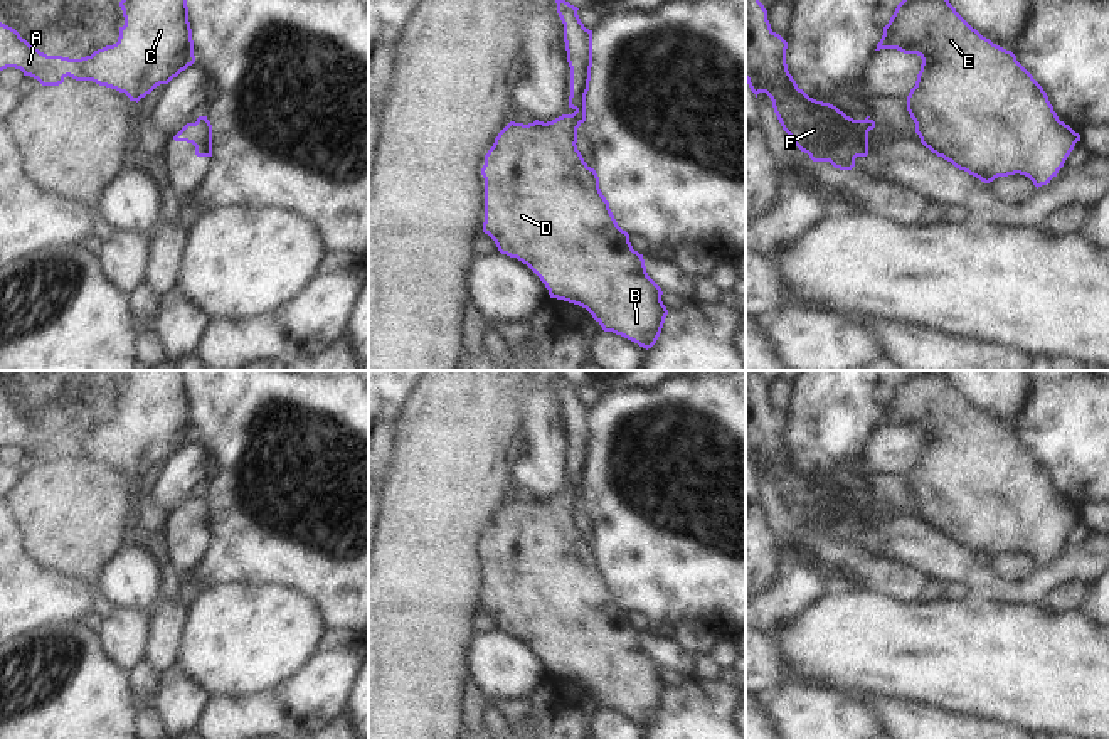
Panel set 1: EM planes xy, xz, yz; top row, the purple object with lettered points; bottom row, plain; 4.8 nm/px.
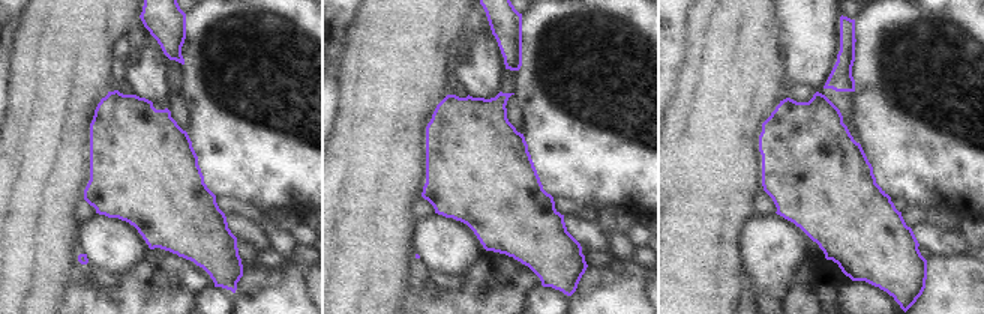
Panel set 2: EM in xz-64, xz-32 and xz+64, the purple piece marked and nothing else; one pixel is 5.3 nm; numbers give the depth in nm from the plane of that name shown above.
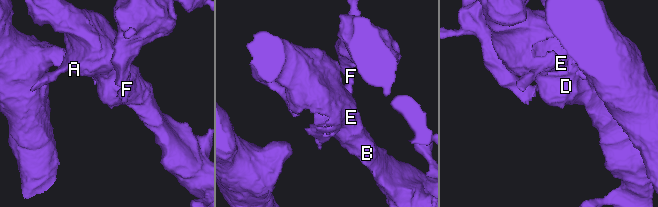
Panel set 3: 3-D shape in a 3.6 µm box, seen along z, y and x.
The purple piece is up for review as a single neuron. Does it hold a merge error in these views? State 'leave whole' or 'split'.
split

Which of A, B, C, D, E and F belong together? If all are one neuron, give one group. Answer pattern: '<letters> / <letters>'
A B C D E / F

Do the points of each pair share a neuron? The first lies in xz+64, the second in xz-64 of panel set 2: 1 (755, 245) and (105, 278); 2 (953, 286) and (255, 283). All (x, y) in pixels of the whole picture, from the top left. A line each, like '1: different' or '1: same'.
1: different
2: same

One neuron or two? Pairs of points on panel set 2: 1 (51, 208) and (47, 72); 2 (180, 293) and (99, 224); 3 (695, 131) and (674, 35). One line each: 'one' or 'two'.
1: one
2: two
3: two

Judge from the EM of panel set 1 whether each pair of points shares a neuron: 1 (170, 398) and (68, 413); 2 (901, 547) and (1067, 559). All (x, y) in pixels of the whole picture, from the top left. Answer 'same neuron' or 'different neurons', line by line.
1: same neuron
2: same neuron

